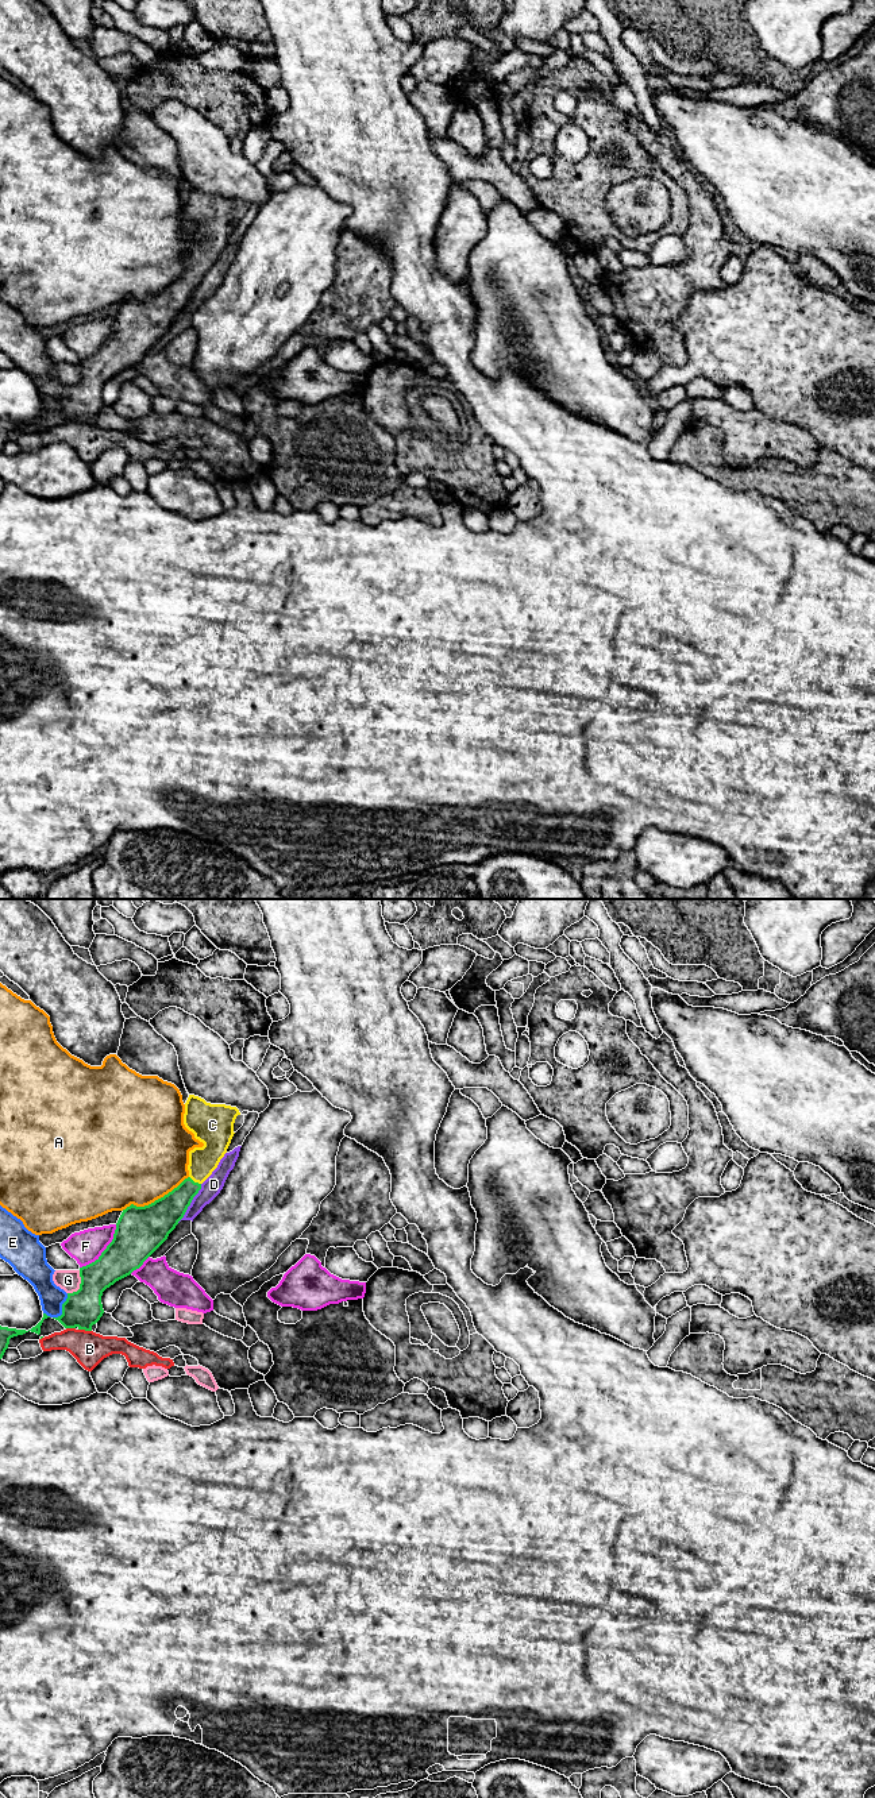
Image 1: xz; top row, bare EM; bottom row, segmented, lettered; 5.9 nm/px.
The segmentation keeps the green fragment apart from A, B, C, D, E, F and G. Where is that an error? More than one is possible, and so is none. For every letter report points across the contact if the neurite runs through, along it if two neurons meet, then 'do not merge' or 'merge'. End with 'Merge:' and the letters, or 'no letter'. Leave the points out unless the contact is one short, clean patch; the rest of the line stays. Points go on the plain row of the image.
A: do not merge
B: do not merge
C: way xz (165, 305), (193, 274), (203, 254); merge
D: do not merge
E: border xz (68, 386), (62, 397), (62, 405), (53, 411); do not merge
F: do not merge
G: do not merge
Merge: C

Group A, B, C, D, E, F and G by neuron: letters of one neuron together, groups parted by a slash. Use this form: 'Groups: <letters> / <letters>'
Groups: A / B / C / D / E / F / G

